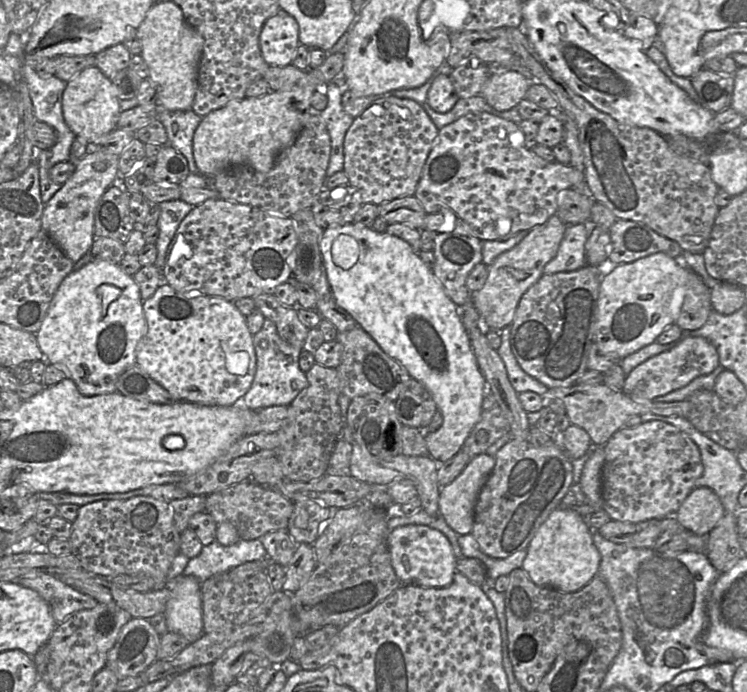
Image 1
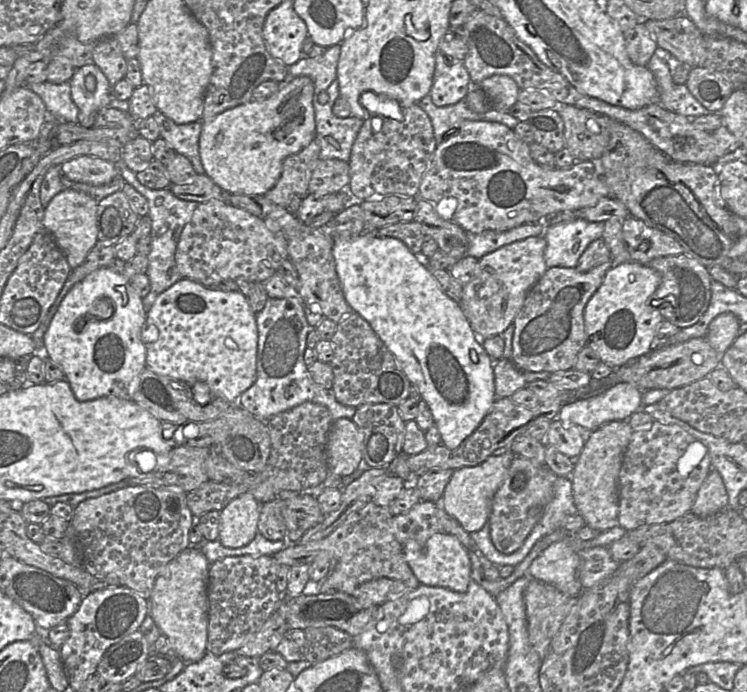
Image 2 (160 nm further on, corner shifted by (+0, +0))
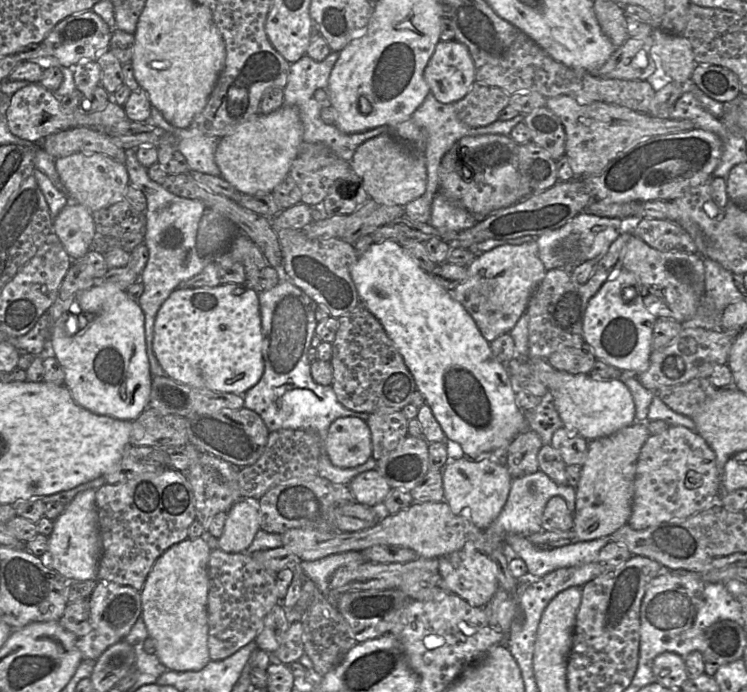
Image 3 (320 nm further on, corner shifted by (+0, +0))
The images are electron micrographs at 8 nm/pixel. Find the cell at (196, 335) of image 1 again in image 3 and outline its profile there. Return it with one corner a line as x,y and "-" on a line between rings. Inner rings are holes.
245,284
176,288
156,315
152,349
166,375
178,383
245,394
264,371
258,293

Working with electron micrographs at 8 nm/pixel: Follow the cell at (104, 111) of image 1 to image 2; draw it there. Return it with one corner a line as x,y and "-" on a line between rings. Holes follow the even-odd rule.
88,63
76,68
70,85
71,98
80,111
99,112
109,107
112,87
97,65

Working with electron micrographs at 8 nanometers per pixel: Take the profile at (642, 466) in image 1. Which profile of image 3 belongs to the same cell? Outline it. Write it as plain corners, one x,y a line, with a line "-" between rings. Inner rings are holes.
670,425
659,434
650,434
639,452
627,524
642,530
662,522
682,521
718,504
720,495
714,451
696,431

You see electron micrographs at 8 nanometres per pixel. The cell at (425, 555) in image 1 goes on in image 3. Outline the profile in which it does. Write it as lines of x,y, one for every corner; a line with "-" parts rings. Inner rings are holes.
472,542
455,552
438,558
438,573
449,590
460,596
473,607
485,606
499,588
497,568
488,555
475,549

